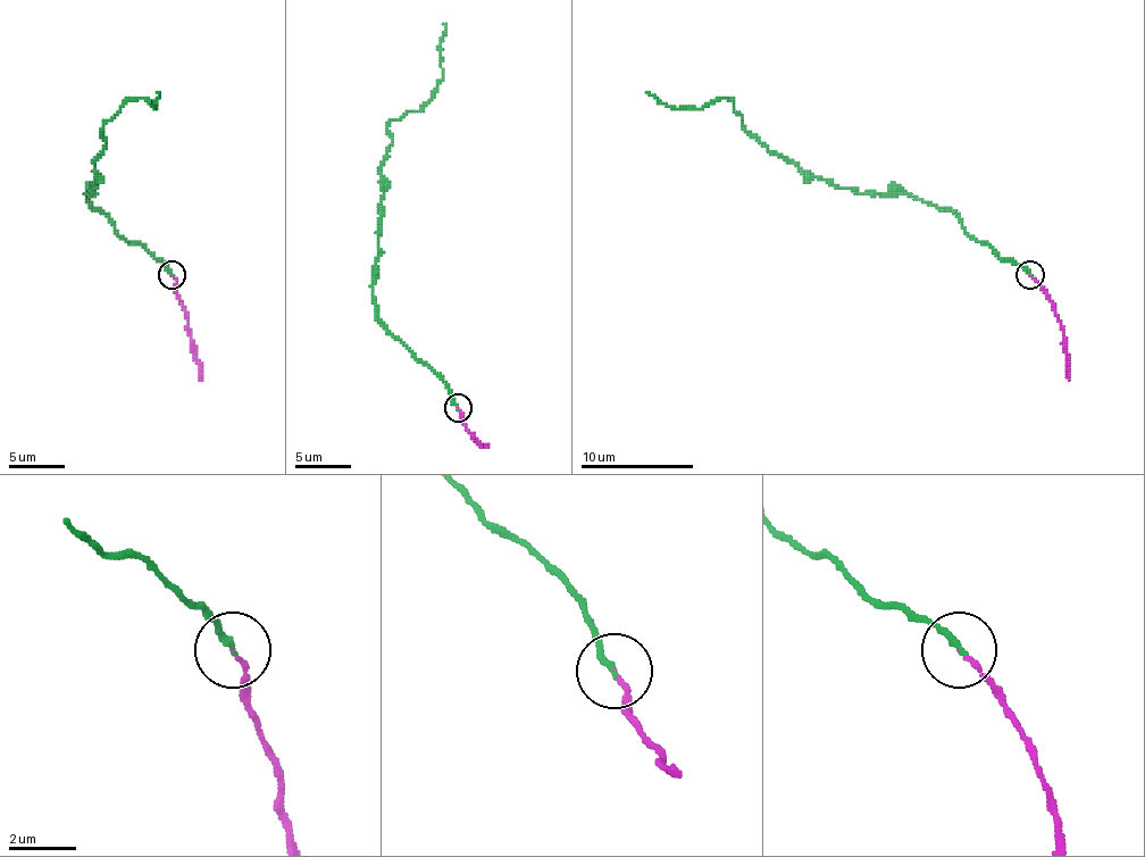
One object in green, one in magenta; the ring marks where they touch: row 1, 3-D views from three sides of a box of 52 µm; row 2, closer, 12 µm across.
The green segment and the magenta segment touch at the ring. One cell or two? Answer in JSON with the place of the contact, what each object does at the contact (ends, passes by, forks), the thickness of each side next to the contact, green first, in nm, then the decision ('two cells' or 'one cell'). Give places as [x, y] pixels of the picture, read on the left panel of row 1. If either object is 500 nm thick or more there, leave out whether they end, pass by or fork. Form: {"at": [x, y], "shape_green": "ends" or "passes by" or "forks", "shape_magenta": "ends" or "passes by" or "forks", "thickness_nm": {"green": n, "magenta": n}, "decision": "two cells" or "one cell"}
{"at": [172, 275], "shape_green": "ends", "shape_magenta": "ends", "thickness_nm": {"green": 190, "magenta": 110}, "decision": "one cell"}

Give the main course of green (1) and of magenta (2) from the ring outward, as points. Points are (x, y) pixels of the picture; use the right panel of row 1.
1: (1029, 275), (976, 241), (951, 210), (807, 176), (747, 132), (734, 100), (671, 109), (646, 92)
2: (1029, 275), (1060, 323), (1069, 380)

